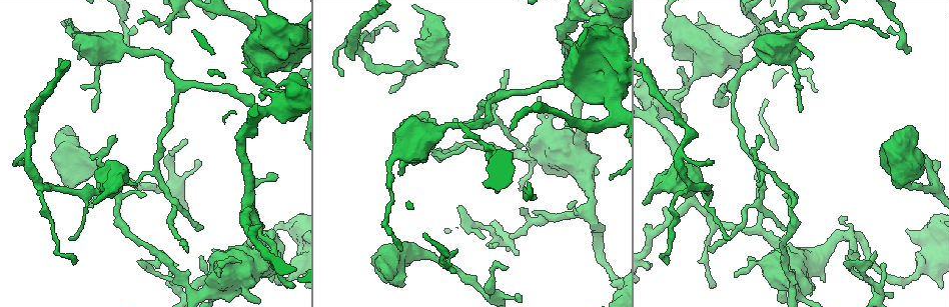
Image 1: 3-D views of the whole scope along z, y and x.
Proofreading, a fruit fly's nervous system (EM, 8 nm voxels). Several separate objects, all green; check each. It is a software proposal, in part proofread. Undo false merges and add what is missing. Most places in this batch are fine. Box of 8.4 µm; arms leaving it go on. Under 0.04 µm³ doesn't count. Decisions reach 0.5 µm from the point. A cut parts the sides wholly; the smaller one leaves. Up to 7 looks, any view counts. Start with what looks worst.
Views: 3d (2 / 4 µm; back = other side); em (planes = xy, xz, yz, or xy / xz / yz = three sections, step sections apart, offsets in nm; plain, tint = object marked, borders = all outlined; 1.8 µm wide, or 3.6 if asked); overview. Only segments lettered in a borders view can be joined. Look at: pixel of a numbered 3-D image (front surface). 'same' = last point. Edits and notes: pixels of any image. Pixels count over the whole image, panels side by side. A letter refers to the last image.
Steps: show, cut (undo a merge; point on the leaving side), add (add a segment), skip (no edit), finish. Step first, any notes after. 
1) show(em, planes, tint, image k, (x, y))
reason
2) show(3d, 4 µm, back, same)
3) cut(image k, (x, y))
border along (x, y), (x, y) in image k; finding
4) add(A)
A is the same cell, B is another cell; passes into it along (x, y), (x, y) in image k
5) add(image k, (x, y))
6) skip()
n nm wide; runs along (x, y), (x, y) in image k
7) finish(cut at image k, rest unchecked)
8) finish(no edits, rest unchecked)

show(3d, 4 µm, image 1, (722, 106))
tapers out

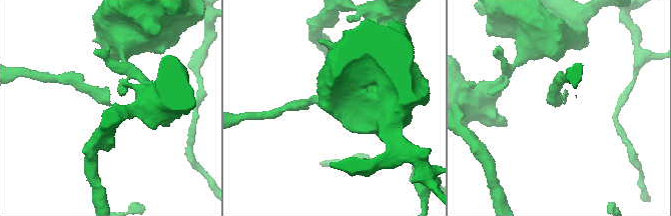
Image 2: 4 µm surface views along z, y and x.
show(em, xz, step 8, plain, image 2, (556, 106))

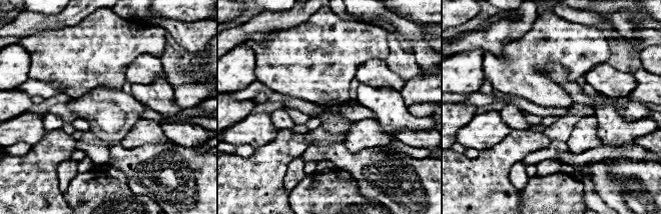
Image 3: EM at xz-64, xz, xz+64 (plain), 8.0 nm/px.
show(em, xz, step 8, borders, same)

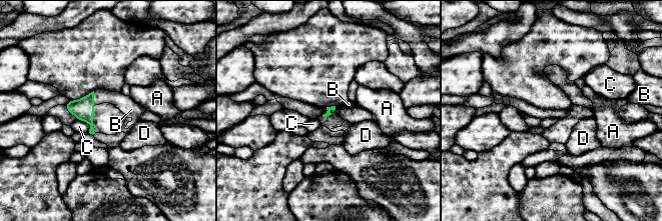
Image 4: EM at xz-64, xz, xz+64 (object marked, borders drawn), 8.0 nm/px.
add(B)
B is the same cell, A, C and D are other cells; it goes on there

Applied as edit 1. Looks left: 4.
show(overview)
see it whole again

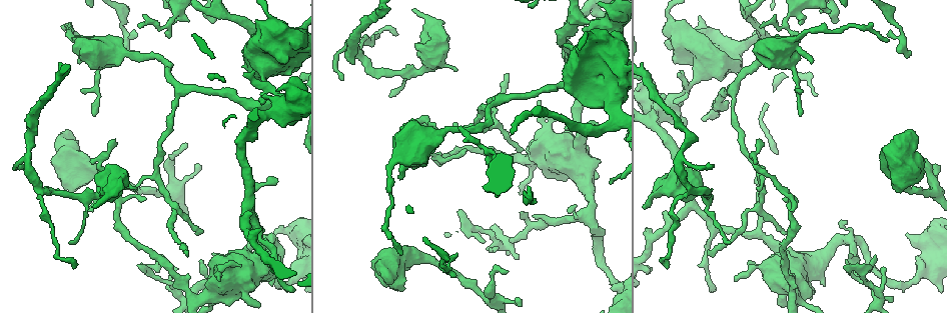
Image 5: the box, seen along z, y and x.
show(3d, 2 µm, back, image 5, (98, 195))
thick turns thin

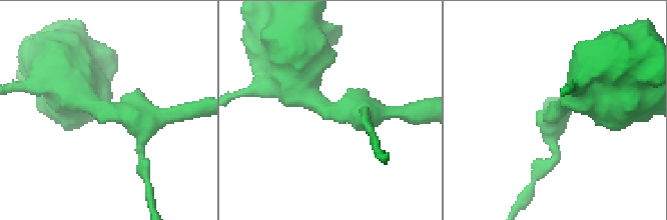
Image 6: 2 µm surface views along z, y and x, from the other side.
show(em, planes, borders, image 6, (560, 106))

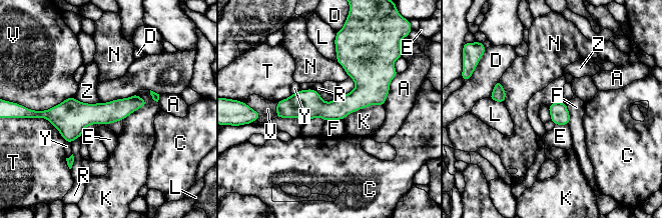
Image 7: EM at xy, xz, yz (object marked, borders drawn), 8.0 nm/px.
skip()
A, C, D, E, F, K, L, N, R, T, V, Y and Z are other cells; runs along (142, 102), (108, 113), (46, 115) in image 7; continuous, no second cell

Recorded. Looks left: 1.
finish(add at image 4, rest unchecked)

